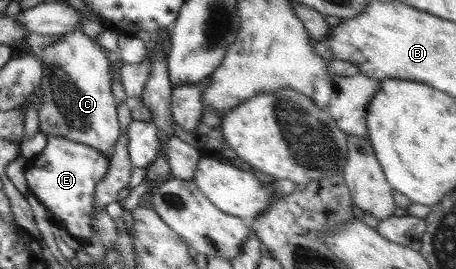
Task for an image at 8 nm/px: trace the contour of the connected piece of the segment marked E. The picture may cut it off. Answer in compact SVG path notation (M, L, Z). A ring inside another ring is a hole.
M47 136L44 150L34 156L24 168L24 177L31 194L52 213L76 241L93 241L93 218L95 217L94 193L97 183L108 173L110 158L94 146L72 141L62 136Z

